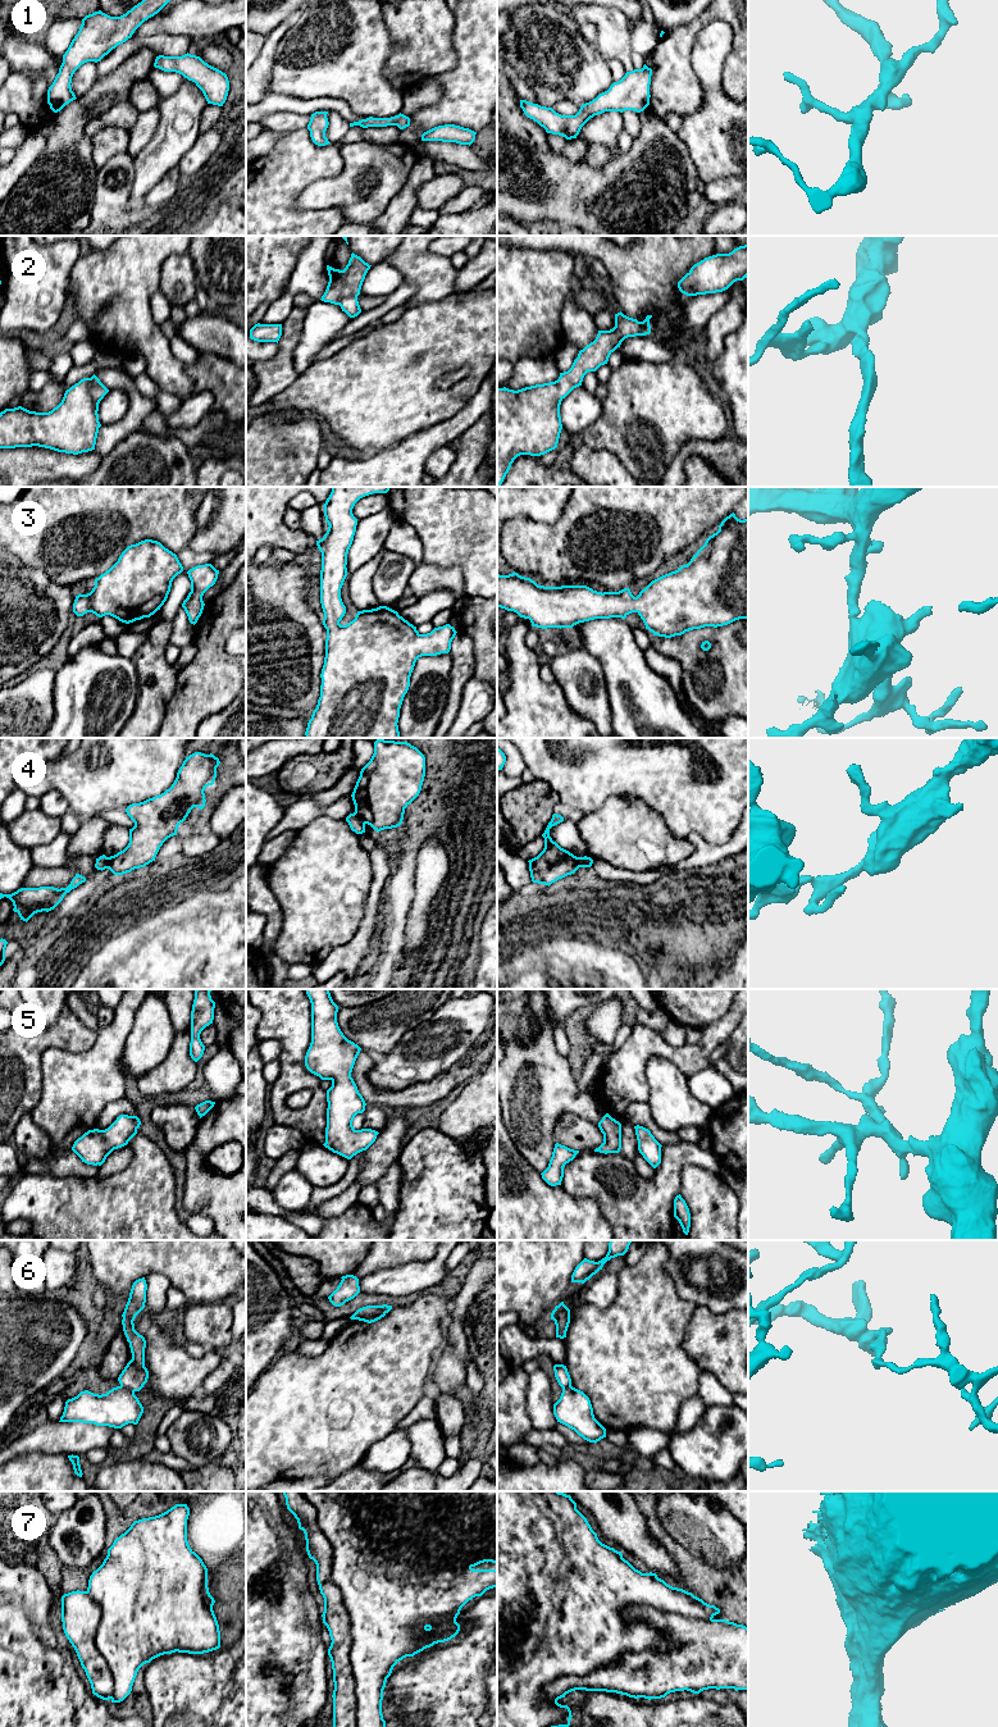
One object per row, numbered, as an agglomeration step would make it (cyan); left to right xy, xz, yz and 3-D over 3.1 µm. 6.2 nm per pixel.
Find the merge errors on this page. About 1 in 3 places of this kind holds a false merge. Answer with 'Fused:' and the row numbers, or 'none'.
Fused: 4, 6, 7

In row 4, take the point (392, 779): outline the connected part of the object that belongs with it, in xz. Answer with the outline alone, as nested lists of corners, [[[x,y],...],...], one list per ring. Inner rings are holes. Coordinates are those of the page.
[[[377,739],[370,761],[361,769],[351,794],[355,814],[374,830],[397,828],[405,808],[419,796],[425,776],[425,757],[407,742]]]

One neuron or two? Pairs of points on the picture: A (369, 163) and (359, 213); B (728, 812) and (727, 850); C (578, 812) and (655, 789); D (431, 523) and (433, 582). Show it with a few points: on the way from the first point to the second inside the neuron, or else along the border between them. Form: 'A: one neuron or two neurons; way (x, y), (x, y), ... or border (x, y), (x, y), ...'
A: one neuron; way (365, 176), (365, 186), (360, 200)
B: two neurons; border (734, 830), (720, 843), (709, 843), (697, 834)
C: one neuron; way (597, 793), (604, 787), (636, 787)
D: two neurons; border (423, 560), (442, 568), (458, 565), (461, 573)

